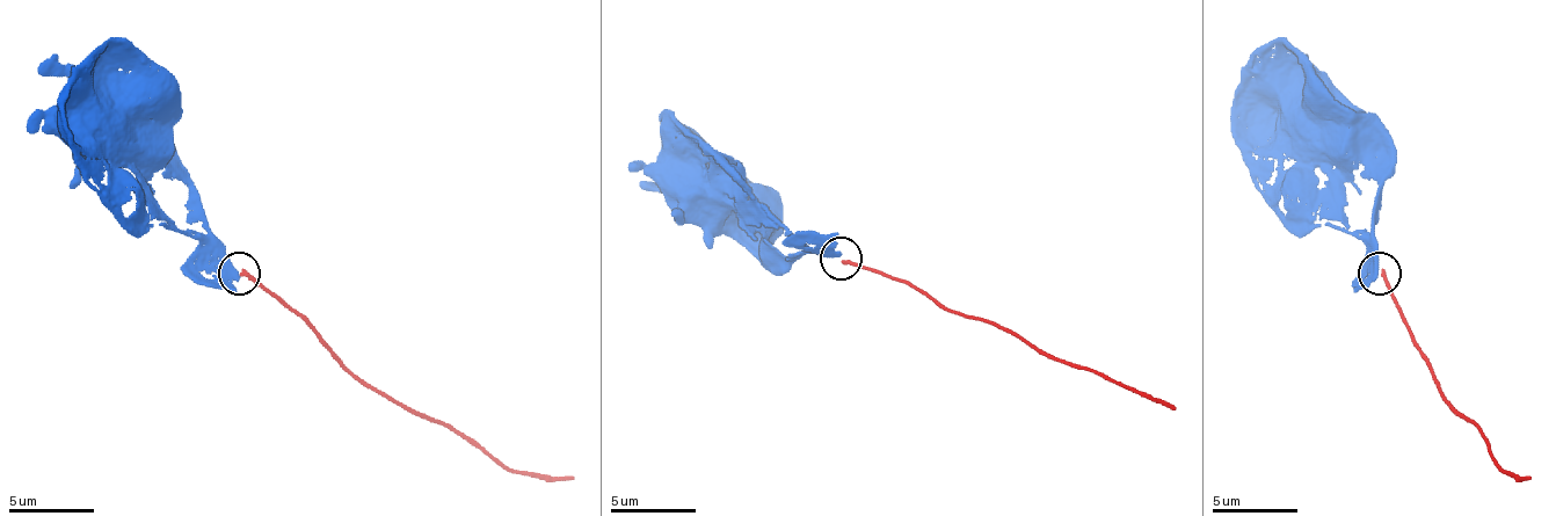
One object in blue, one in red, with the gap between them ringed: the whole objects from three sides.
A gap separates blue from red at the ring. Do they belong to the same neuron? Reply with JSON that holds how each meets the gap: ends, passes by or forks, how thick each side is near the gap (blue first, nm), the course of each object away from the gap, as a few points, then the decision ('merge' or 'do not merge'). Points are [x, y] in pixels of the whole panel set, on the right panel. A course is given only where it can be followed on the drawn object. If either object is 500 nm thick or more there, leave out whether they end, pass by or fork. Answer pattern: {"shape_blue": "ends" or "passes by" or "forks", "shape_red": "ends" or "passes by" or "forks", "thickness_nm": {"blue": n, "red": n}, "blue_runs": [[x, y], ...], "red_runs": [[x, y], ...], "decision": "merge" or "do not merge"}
{"shape_blue": "ends", "shape_red": "ends", "thickness_nm": {"blue": 420, "red": 220}, "blue_runs": [[1376, 274], [1376, 261], [1346, 232], [1346, 215], [1313, 176], [1317, 125]], "red_runs": [[1381, 274], [1431, 368], [1440, 393], [1487, 440], [1504, 470], [1529, 478]], "decision": "do not merge"}

